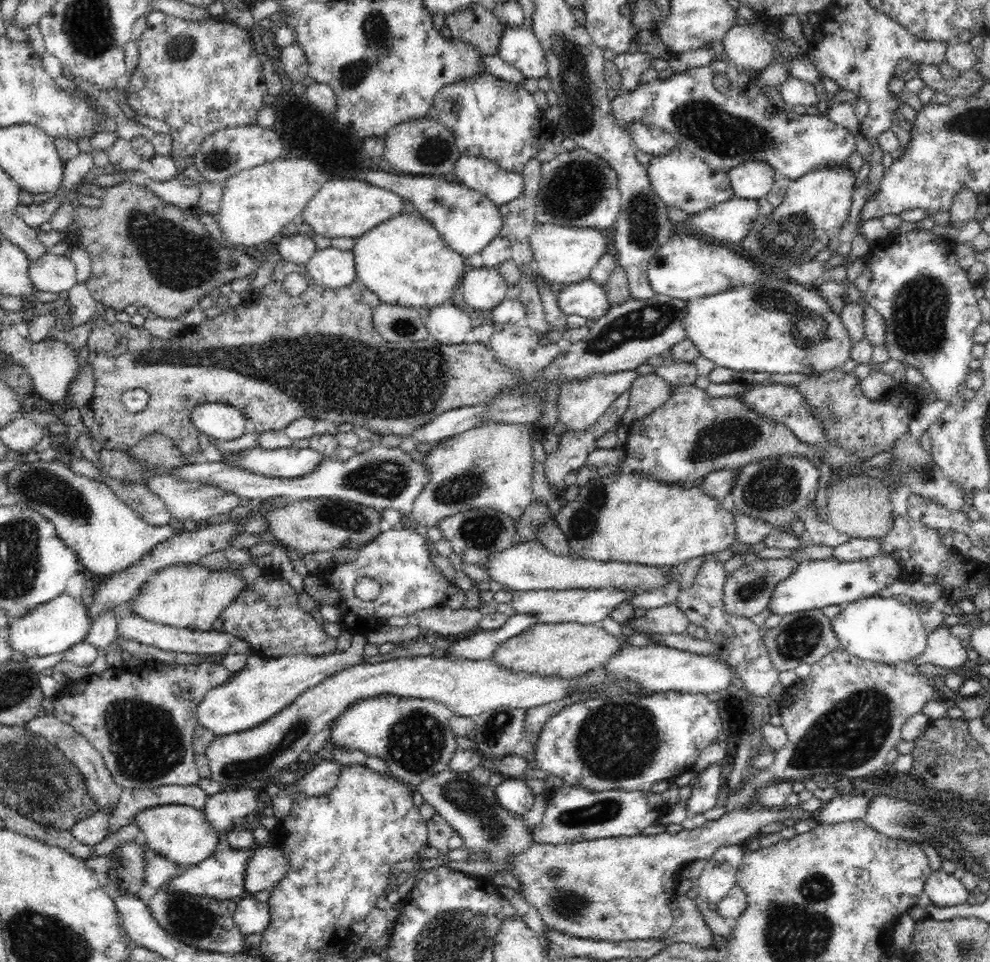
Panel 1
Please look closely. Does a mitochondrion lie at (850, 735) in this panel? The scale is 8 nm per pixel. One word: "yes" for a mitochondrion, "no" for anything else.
yes

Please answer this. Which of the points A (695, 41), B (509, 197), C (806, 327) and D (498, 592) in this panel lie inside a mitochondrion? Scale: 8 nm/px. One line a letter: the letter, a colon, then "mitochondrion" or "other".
A: other
B: other
C: mitochondrion
D: other

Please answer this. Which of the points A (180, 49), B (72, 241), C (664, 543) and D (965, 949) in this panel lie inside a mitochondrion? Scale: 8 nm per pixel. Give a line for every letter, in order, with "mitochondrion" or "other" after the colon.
A: mitochondrion
B: other
C: other
D: mitochondrion

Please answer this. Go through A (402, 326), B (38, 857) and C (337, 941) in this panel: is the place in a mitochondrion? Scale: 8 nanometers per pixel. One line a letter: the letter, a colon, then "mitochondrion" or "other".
A: mitochondrion
B: other
C: other

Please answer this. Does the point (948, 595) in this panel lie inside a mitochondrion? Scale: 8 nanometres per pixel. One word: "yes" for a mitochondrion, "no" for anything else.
no

